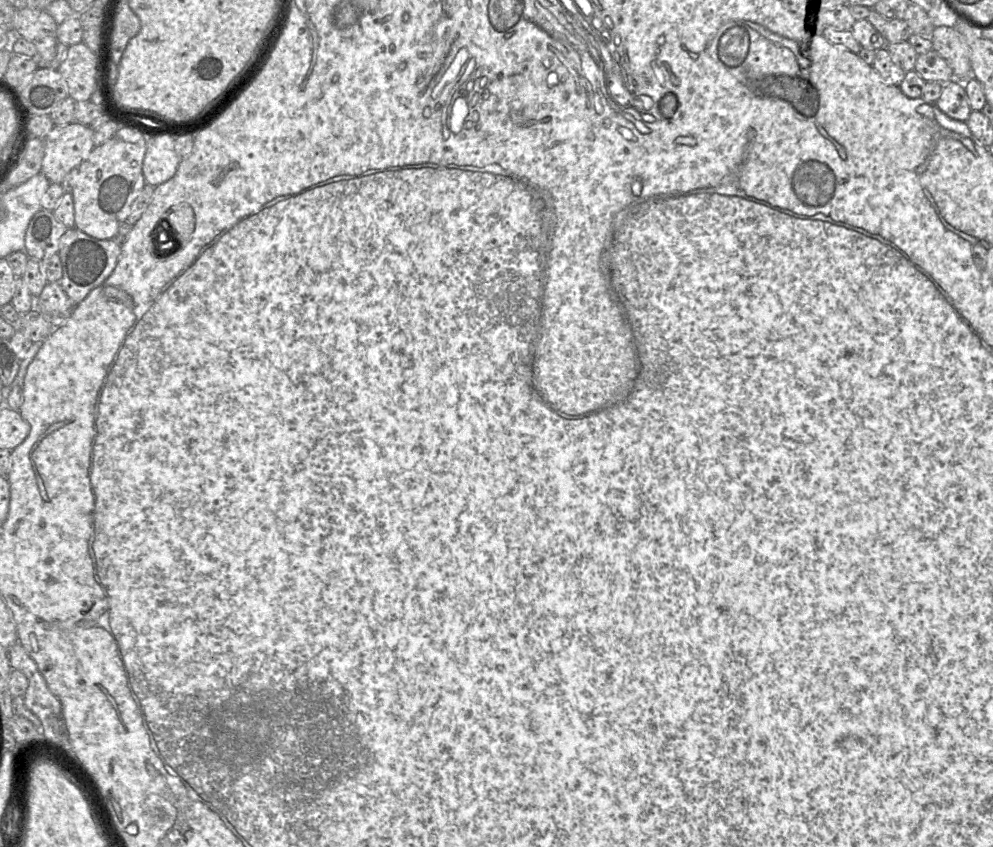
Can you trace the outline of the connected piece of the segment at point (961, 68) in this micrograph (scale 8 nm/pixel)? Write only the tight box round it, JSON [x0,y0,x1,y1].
[931,26,973,79]

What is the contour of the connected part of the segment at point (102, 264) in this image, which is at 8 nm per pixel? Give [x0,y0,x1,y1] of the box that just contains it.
[57,228,121,305]

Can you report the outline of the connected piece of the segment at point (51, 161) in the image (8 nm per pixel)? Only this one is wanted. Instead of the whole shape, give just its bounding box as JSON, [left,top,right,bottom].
[41,121,95,184]

